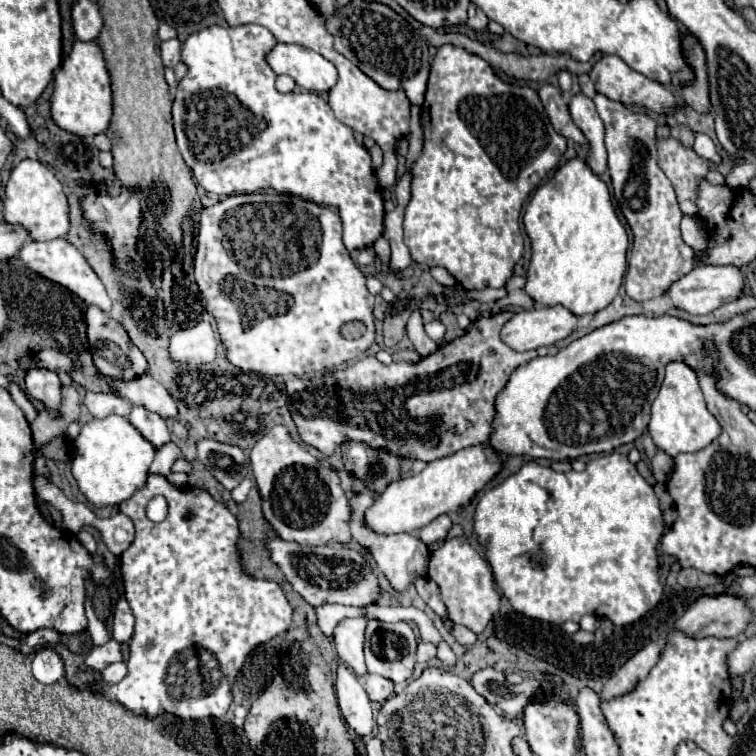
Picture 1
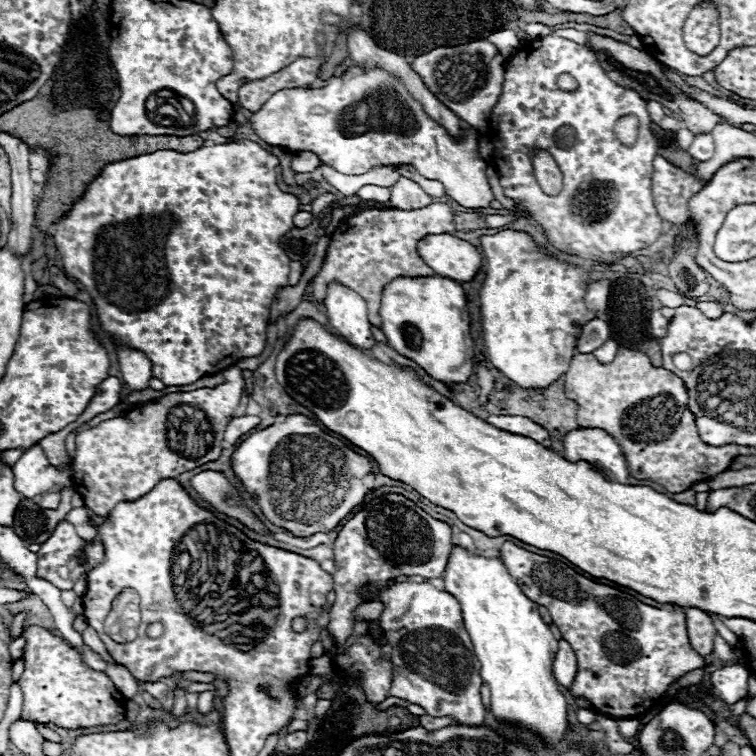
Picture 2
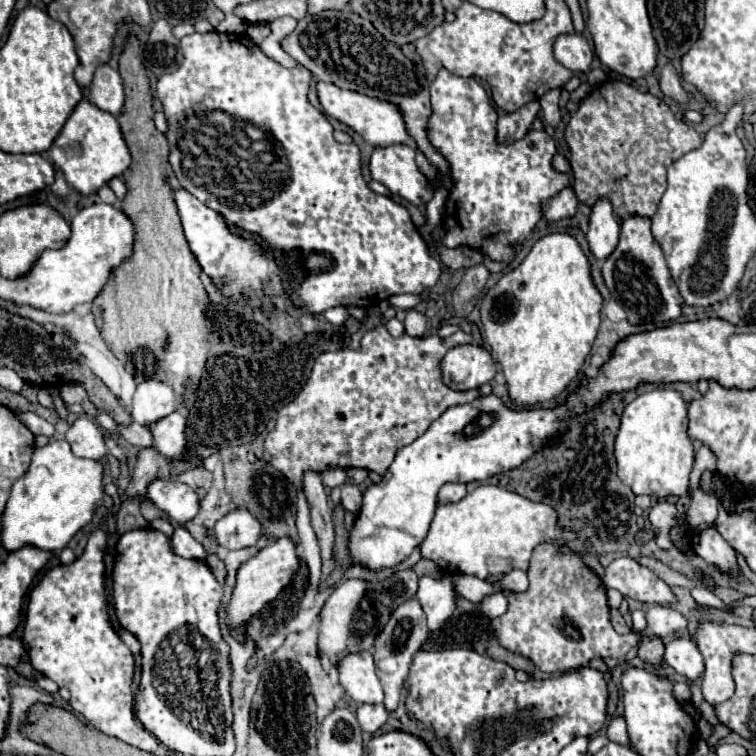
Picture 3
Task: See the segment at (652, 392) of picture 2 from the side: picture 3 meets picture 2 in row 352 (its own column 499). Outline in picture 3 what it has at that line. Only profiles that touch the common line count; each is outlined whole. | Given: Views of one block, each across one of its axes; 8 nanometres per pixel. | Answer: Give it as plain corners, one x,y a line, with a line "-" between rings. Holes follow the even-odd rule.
538,544
532,552
528,568
530,586
526,592
502,590
508,598
506,614
494,618
492,630
500,640
500,646
508,648
514,654
520,654
532,660
542,672
556,674
578,670
586,666
592,658
620,658
628,650
640,644
642,636
688,636
686,618
664,606
652,606
646,610
646,628
622,636
610,624
610,608
606,600
606,588
602,580
584,564
578,554
560,552
560,544
-
572,624
578,632
578,638
568,636
562,626

